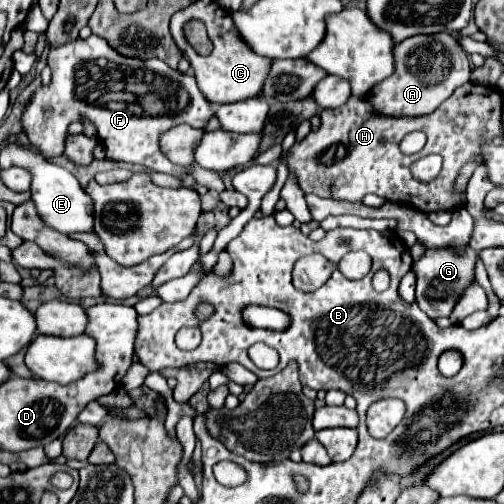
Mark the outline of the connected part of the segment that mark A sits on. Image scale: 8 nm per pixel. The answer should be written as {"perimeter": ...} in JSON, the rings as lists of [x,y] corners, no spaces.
{"perimeter":[[[449,33],[409,37],[393,49],[393,55],[395,55],[395,73],[369,91],[369,101],[381,115],[389,117],[427,115],[435,111],[445,99],[449,99],[457,87],[467,83],[471,75],[469,55]]]}

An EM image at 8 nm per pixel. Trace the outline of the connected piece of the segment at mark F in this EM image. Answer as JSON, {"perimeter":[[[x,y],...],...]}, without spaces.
{"perimeter":[[[91,35],[89,39],[75,39],[65,43],[63,47],[51,49],[49,59],[51,67],[51,81],[47,85],[39,85],[29,101],[25,103],[21,123],[23,133],[27,135],[29,143],[46,159],[60,156],[64,153],[67,127],[73,121],[91,121],[97,127],[97,137],[101,139],[101,145],[109,151],[107,157],[115,161],[125,163],[139,163],[143,167],[163,171],[167,175],[191,175],[189,165],[173,165],[165,153],[159,149],[159,137],[161,133],[169,131],[173,125],[187,123],[191,127],[205,127],[211,117],[215,117],[213,105],[203,97],[203,93],[197,87],[197,81],[193,75],[181,73],[177,69],[169,69],[165,61],[161,59],[137,59],[137,57],[125,57],[117,53],[103,37]]]}

